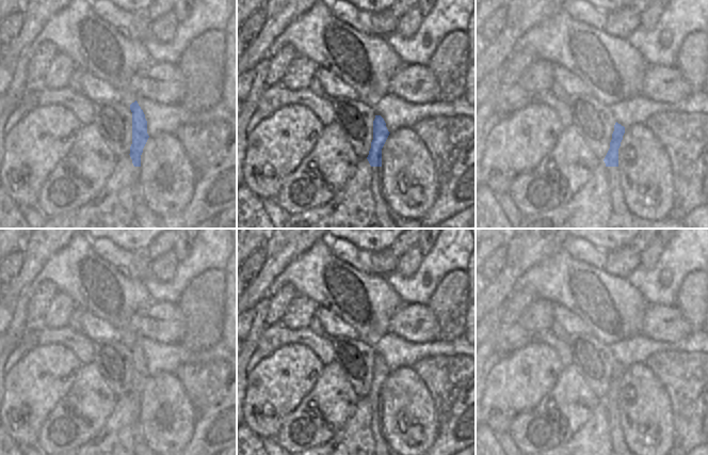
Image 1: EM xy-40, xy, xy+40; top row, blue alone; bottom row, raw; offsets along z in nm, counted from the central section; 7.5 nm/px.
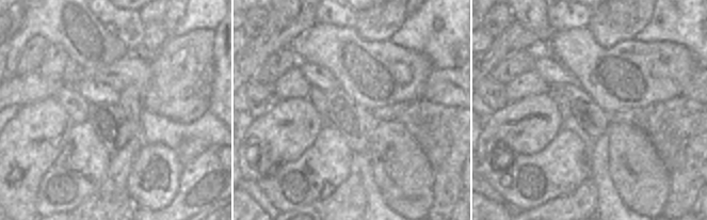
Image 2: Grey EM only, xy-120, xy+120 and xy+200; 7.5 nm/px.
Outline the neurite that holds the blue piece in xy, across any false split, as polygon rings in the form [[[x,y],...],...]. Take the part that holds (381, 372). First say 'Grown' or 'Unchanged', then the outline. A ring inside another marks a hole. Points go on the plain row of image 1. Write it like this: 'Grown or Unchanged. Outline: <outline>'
Grown. Outline: [[[381,355],[373,360],[373,379],[367,396],[371,405],[371,430],[373,433],[373,455],[398,455],[385,441],[382,433],[382,388],[389,375]]]

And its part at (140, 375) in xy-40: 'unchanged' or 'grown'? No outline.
grown

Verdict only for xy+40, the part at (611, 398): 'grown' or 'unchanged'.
grown

